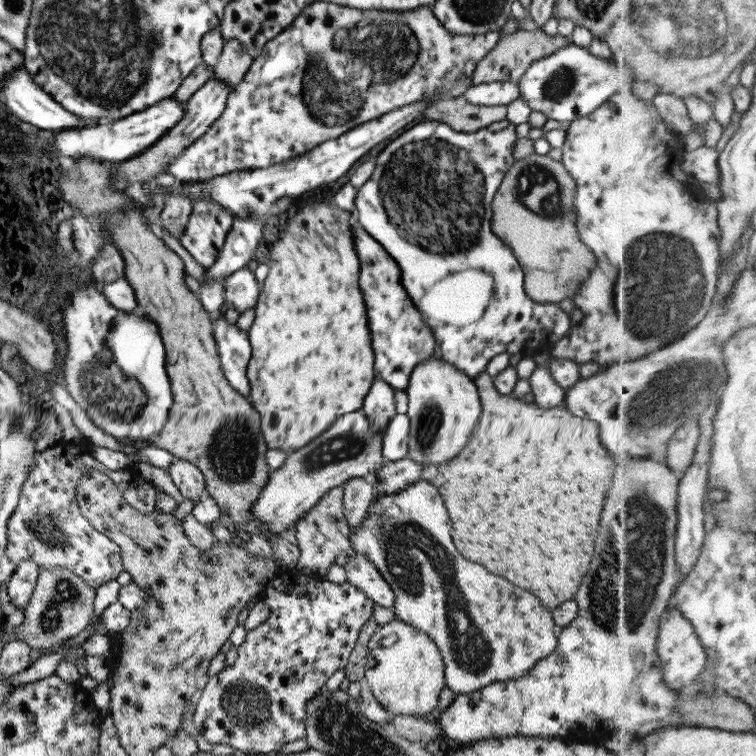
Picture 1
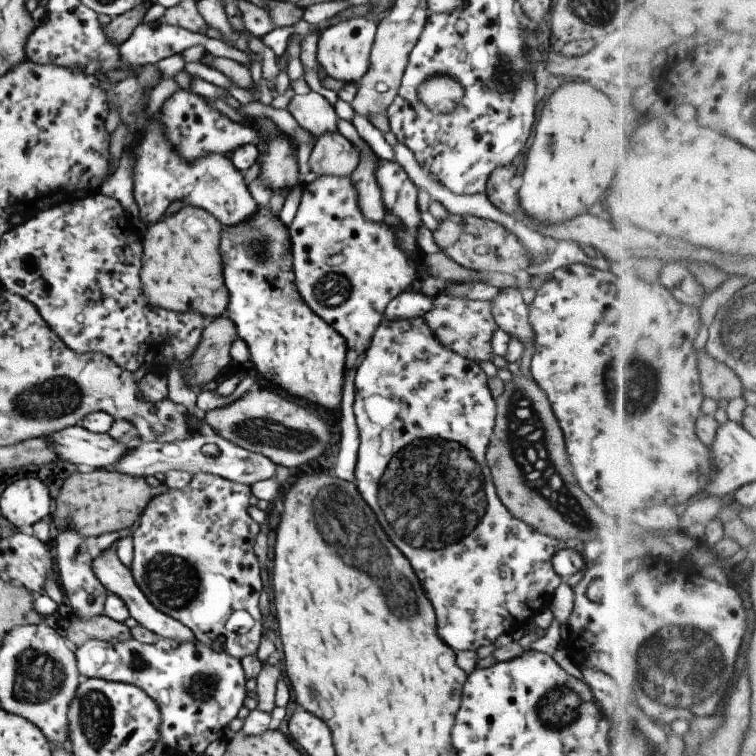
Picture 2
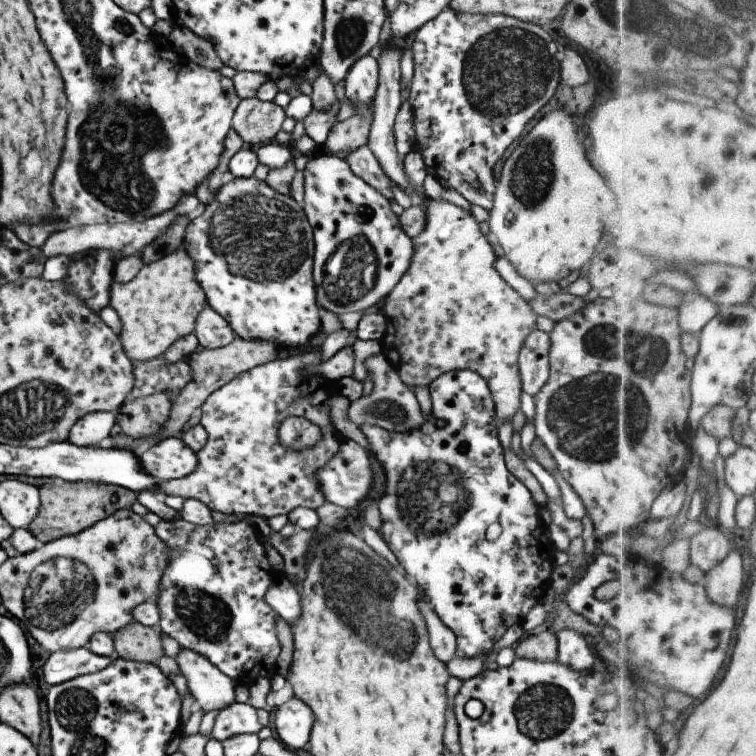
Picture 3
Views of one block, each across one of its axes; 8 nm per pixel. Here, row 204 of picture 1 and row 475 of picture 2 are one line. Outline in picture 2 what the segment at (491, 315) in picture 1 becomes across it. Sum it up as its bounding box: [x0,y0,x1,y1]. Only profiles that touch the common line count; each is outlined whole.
[352,317,583,653]

